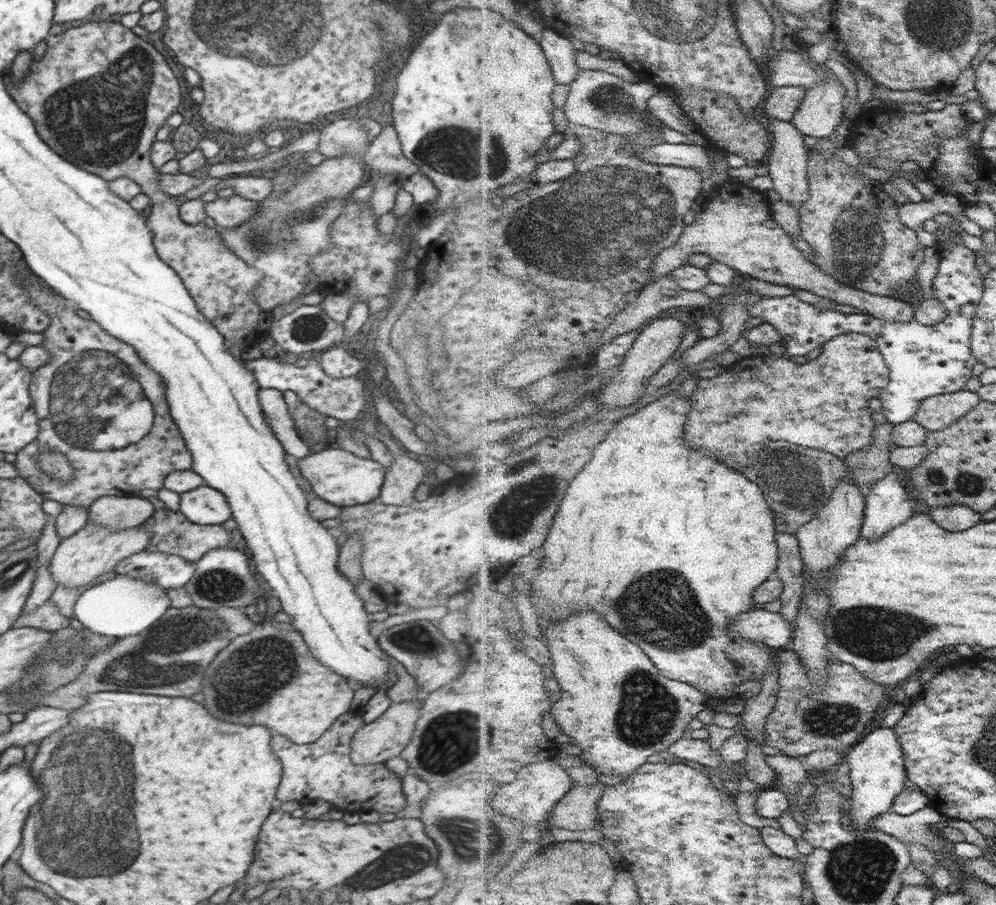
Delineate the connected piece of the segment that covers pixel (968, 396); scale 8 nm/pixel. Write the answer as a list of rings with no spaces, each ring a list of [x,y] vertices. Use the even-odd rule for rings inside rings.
[[[966,388],[929,396],[922,400],[922,406],[915,418],[928,431],[939,431],[965,416],[980,401],[977,392]]]

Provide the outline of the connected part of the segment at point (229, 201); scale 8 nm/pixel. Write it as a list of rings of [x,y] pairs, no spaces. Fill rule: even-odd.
[[[234,195],[230,198],[216,198],[204,206],[205,213],[210,216],[219,229],[234,229],[248,219],[252,219],[260,208],[260,202],[250,201]]]

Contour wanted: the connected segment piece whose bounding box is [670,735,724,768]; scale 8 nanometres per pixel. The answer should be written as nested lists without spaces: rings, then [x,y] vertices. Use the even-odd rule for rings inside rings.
[[[689,735],[674,743],[670,752],[680,759],[693,760],[713,768],[718,768],[724,764],[720,751],[716,753],[712,750],[710,740],[696,739]]]

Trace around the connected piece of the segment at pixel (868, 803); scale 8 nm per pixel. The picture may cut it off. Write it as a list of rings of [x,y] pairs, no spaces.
[[[883,726],[868,734],[847,755],[851,767],[850,781],[854,788],[850,796],[848,824],[851,828],[868,827],[878,816],[892,810],[898,796],[906,791],[910,772],[905,761],[905,746],[895,727]]]

